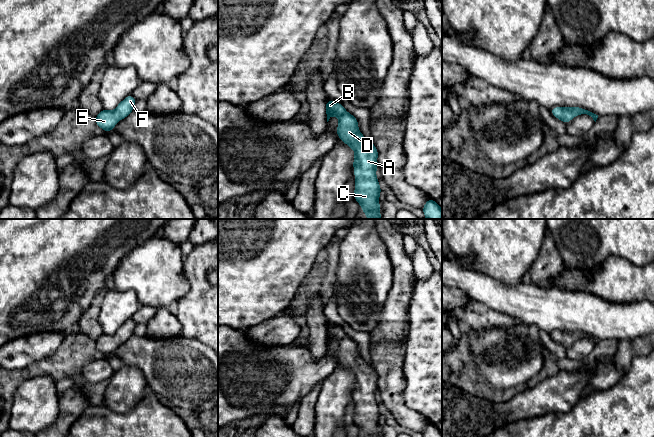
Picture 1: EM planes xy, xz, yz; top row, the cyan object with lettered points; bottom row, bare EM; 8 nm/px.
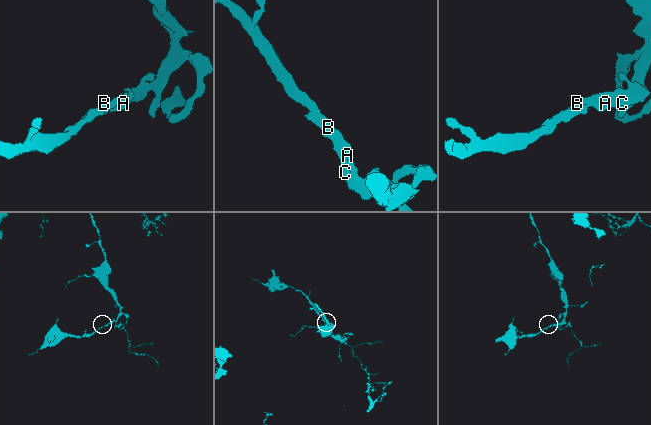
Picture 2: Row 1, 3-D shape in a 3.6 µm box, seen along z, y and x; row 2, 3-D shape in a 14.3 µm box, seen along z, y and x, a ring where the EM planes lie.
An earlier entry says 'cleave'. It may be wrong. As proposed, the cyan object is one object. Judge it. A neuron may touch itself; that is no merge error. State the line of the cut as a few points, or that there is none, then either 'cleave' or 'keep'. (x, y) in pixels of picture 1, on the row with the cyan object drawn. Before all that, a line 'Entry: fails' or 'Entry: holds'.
Entry: fails
no cut | keep

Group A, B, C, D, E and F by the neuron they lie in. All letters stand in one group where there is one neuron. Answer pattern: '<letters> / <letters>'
A B C D E F

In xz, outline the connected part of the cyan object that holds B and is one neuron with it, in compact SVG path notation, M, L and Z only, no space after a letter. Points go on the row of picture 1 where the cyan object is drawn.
M326 101L327 122L335 115L339 119L338 137L355 151L353 161L355 174L354 198L361 205L368 219L381 219L379 196L381 188L376 177L378 151L358 130L357 119L335 101Z

